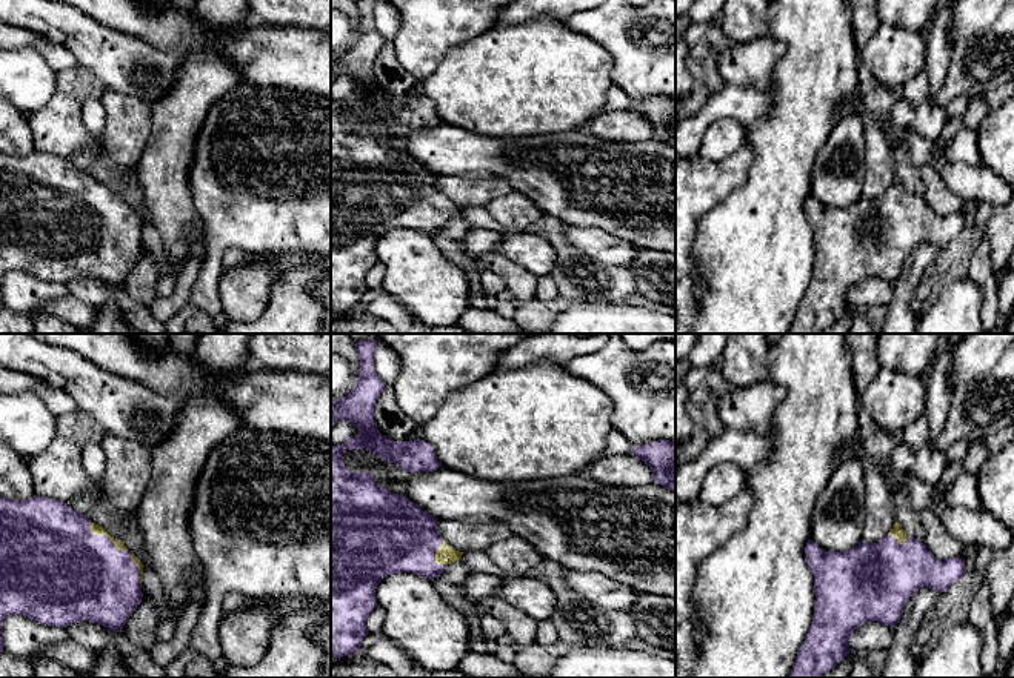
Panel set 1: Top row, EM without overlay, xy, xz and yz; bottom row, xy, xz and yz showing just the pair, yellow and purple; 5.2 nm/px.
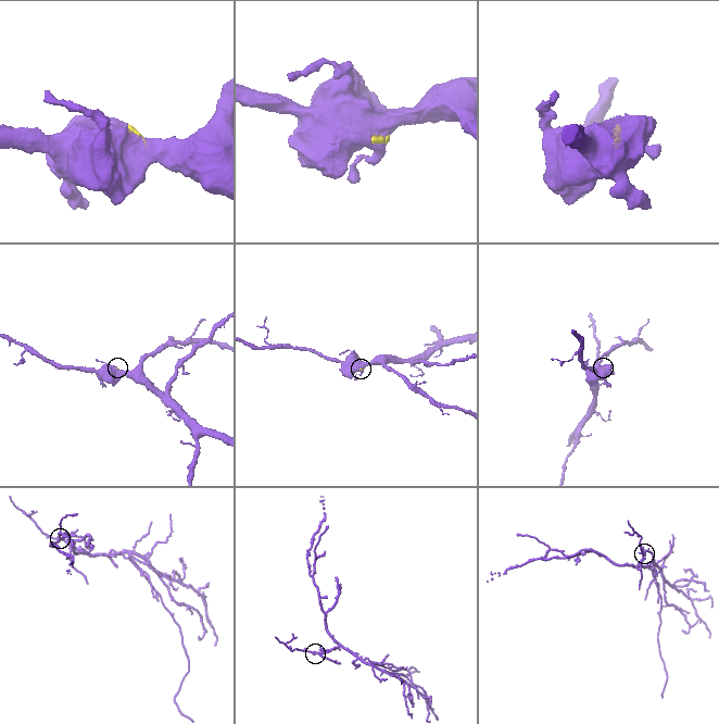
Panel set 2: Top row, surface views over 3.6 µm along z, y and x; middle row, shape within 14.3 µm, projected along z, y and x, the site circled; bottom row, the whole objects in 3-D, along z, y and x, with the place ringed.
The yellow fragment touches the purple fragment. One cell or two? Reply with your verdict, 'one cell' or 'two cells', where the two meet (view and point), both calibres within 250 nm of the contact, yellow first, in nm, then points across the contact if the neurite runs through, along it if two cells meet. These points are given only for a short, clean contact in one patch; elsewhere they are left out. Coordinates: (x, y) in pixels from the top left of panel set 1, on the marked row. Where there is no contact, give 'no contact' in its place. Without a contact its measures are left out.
one cell | xy (106, 535) | 50/460 nm | across xy (96, 529), (106, 535), (86, 555), (83, 577)

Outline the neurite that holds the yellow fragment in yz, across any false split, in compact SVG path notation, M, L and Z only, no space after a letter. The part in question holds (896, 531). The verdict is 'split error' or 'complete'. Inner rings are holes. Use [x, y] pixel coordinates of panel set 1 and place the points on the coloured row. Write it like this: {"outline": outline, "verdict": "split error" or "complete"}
{"outline": "M896 523L888 535L879 543L866 543L862 540L856 547L845 552L826 552L817 543L808 540L805 553L814 575L814 615L806 640L800 646L788 678L822 678L848 656L848 641L854 629L869 621L894 627L903 613L908 600L919 589L929 587L942 593L957 580L966 577L963 558L937 560L922 541L908 537L899 523Z", "verdict": "split error"}

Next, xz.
{"outline": "M377 340L355 343L359 355L355 386L346 397L331 400L331 427L346 420L360 430L359 437L331 447L331 658L362 650L368 635L366 618L377 606L375 589L385 577L412 572L432 580L463 555L440 538L435 517L408 497L379 486L369 472L351 472L343 463L346 450L363 447L374 457L397 463L403 472L434 472L442 467L434 447L425 440L394 441L377 429L374 409L385 389L372 361L377 343Z", "verdict": "split error"}

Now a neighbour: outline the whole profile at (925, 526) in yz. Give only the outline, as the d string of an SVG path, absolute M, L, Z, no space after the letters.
M905 475L891 498L894 504L896 523L902 526L908 537L922 541L940 561L949 558L963 558L965 544L946 532L937 510L911 509Z

